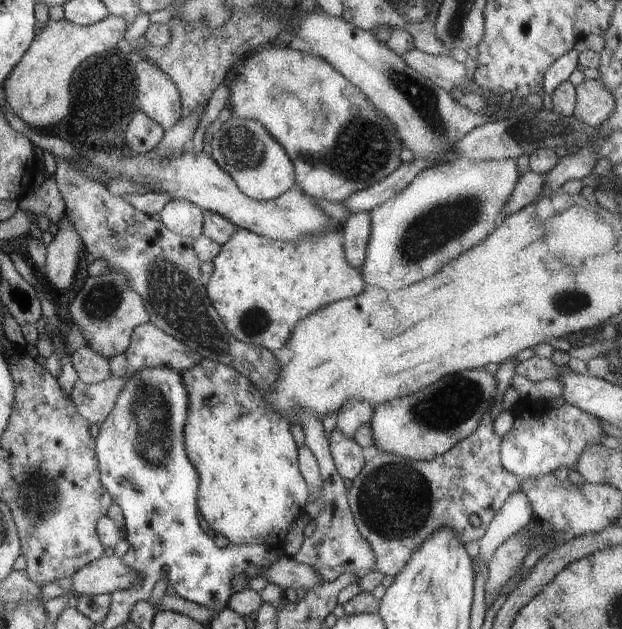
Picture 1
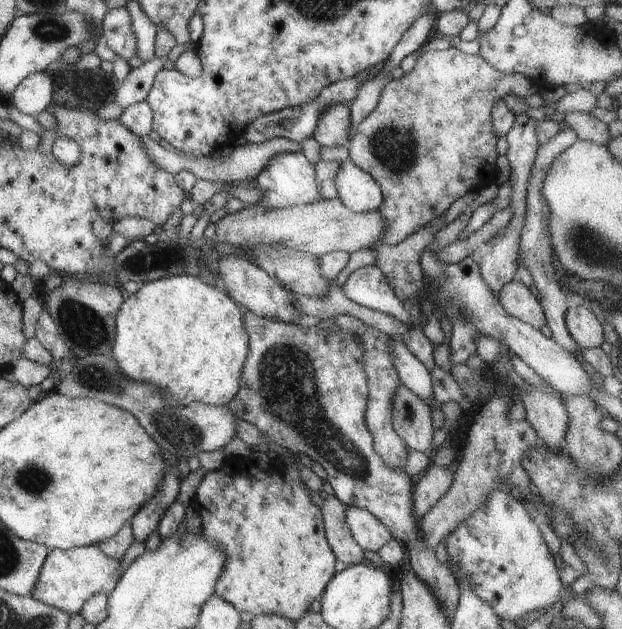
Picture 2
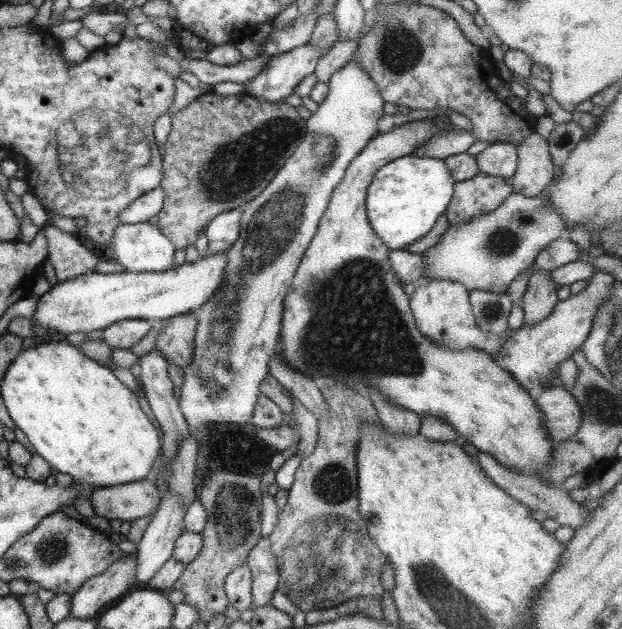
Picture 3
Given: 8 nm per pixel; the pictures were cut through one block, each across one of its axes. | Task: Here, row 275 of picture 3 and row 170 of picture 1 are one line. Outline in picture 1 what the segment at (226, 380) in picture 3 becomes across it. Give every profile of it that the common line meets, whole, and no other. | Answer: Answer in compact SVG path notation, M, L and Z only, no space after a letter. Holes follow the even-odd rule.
M230 117L217 123L211 134L210 157L222 168L249 198L258 201L273 200L294 188L294 170L291 160L283 148L256 120Z

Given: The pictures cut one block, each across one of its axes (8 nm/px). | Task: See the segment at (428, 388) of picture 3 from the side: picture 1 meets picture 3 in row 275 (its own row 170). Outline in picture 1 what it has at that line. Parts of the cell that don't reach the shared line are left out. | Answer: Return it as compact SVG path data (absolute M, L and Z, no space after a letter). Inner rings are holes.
M267 43L247 54L242 64L235 64L229 70L227 80L229 102L226 106L231 117L256 120L267 128L293 164L294 188L311 198L343 202L350 194L383 180L401 166L399 154L403 144L390 120L359 88L345 80L321 57L287 45Z

